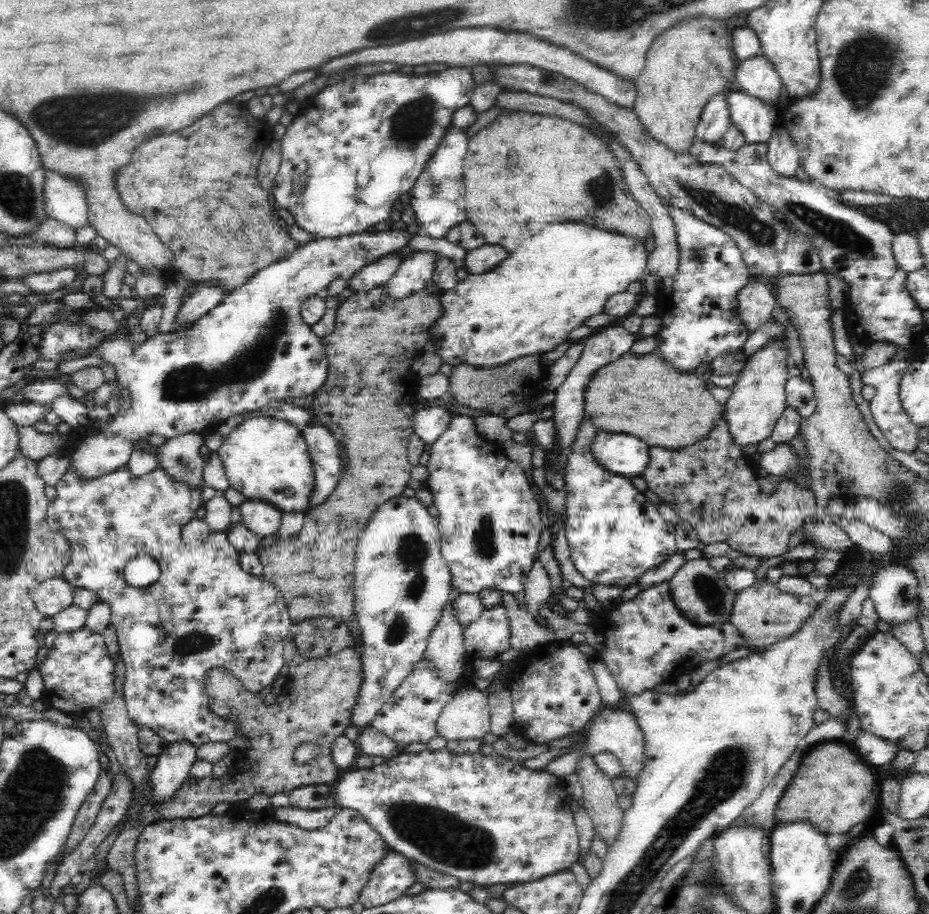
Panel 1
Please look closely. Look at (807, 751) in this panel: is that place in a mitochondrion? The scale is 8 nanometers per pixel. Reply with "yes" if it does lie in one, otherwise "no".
no

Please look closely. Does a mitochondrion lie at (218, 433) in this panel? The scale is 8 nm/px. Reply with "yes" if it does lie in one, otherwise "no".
no

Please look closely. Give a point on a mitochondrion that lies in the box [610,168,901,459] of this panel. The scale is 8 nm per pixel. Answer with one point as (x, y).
(764, 231)

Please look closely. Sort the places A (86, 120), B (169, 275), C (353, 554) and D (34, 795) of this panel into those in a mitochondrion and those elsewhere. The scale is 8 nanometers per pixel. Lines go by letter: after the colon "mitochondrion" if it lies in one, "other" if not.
A: mitochondrion
B: other
C: other
D: mitochondrion

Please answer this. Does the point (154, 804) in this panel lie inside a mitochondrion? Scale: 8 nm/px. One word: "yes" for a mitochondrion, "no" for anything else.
no

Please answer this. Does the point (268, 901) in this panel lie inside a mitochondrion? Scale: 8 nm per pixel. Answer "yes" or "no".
yes

